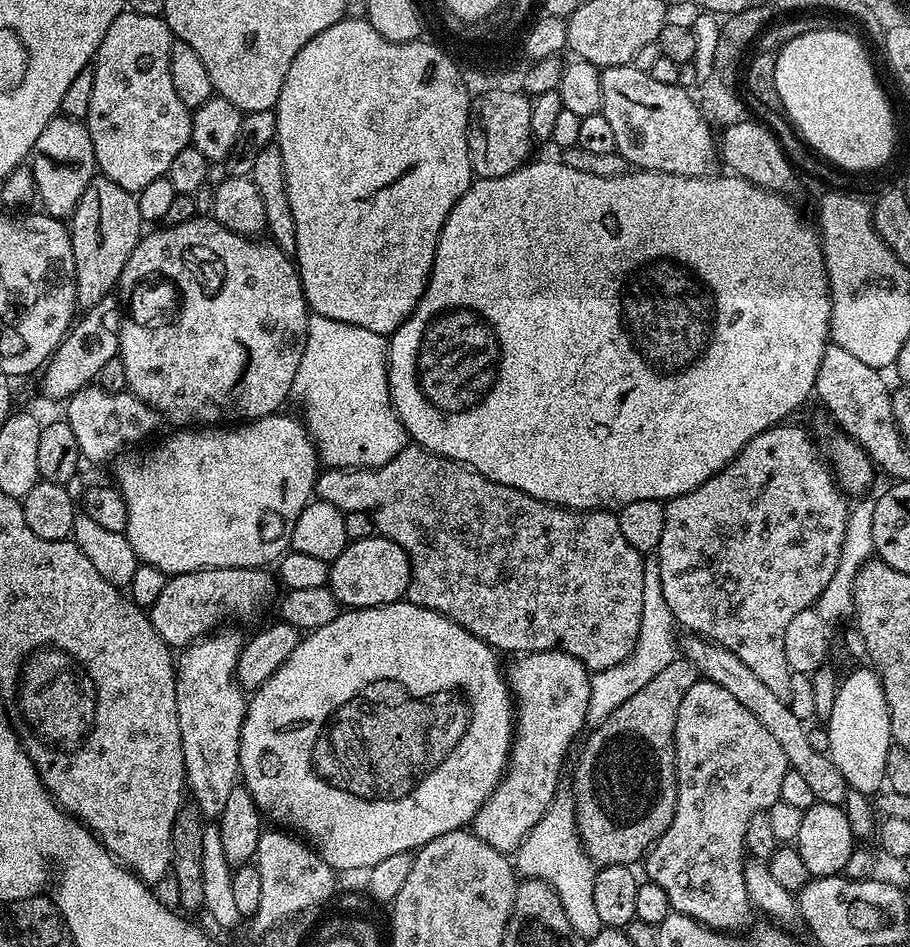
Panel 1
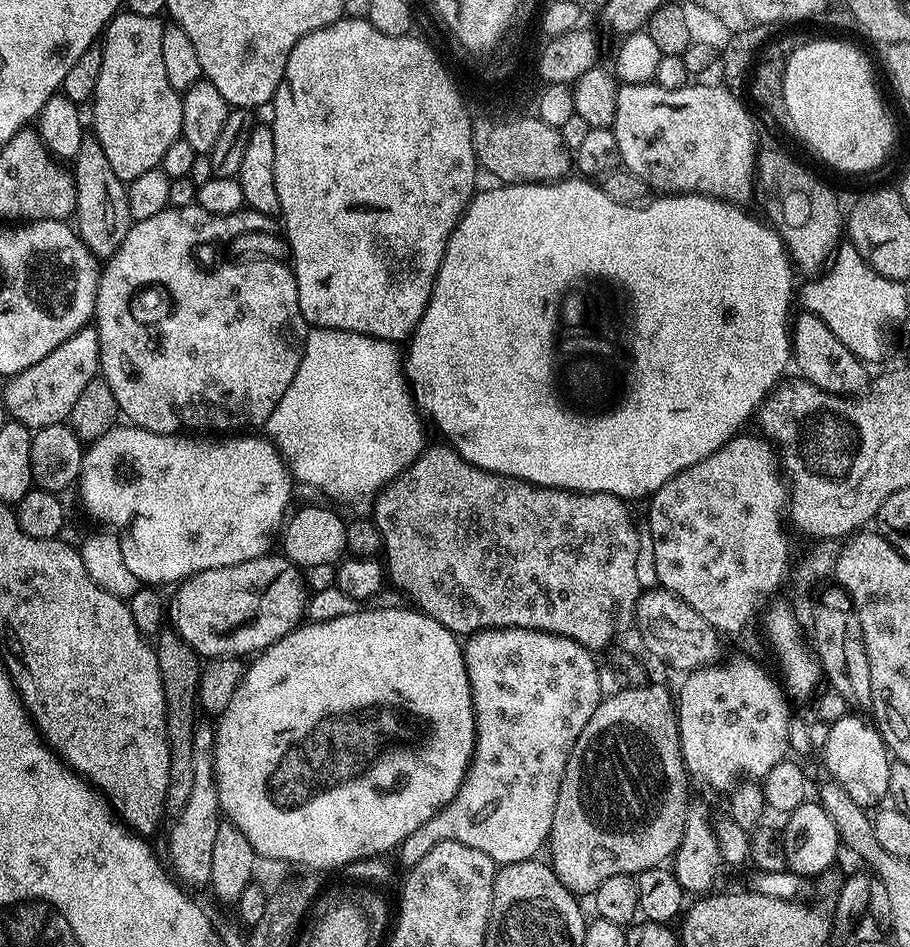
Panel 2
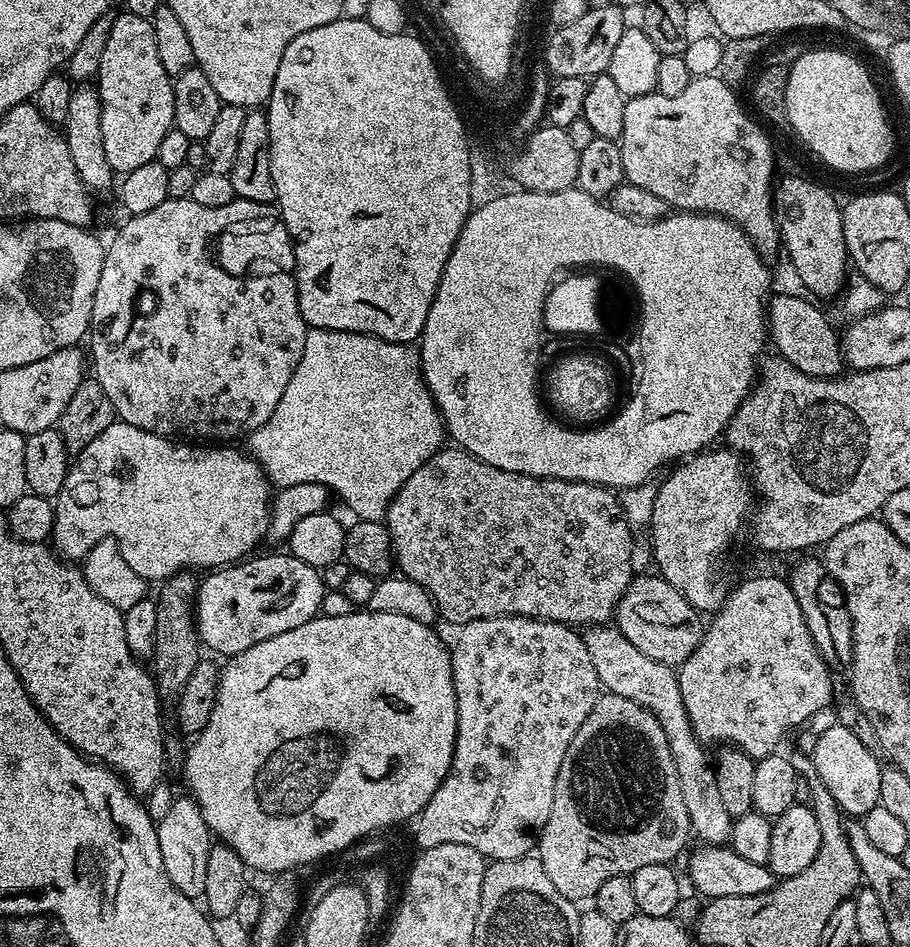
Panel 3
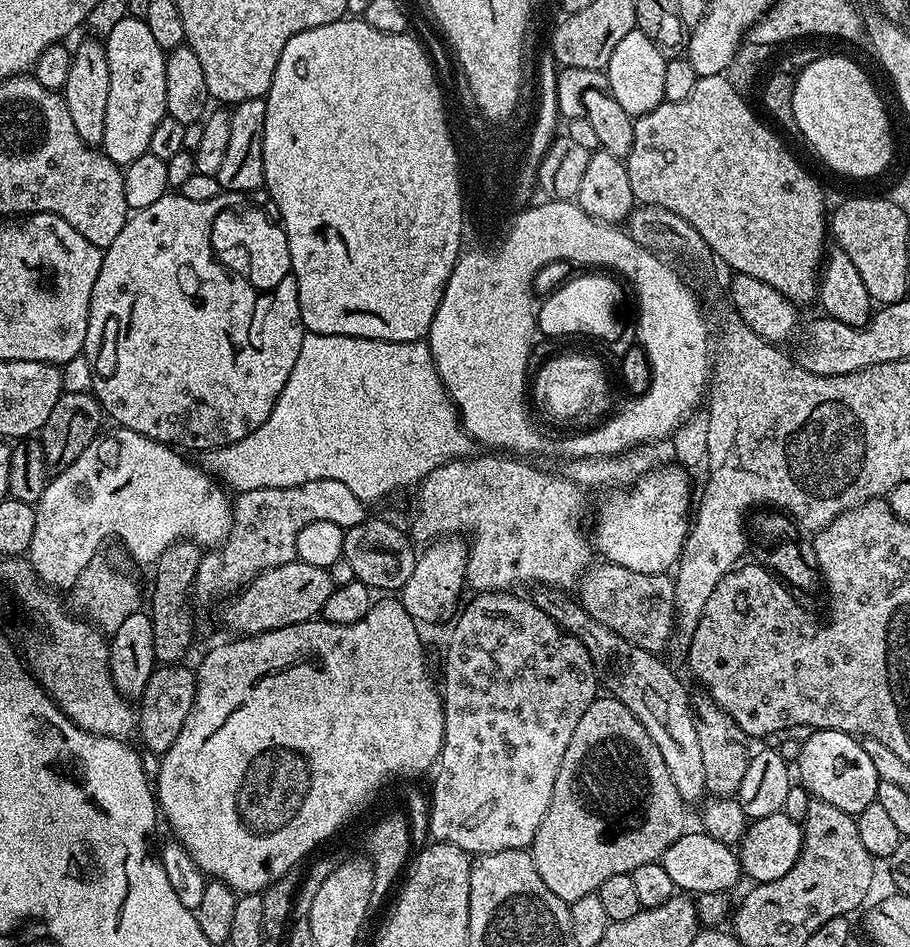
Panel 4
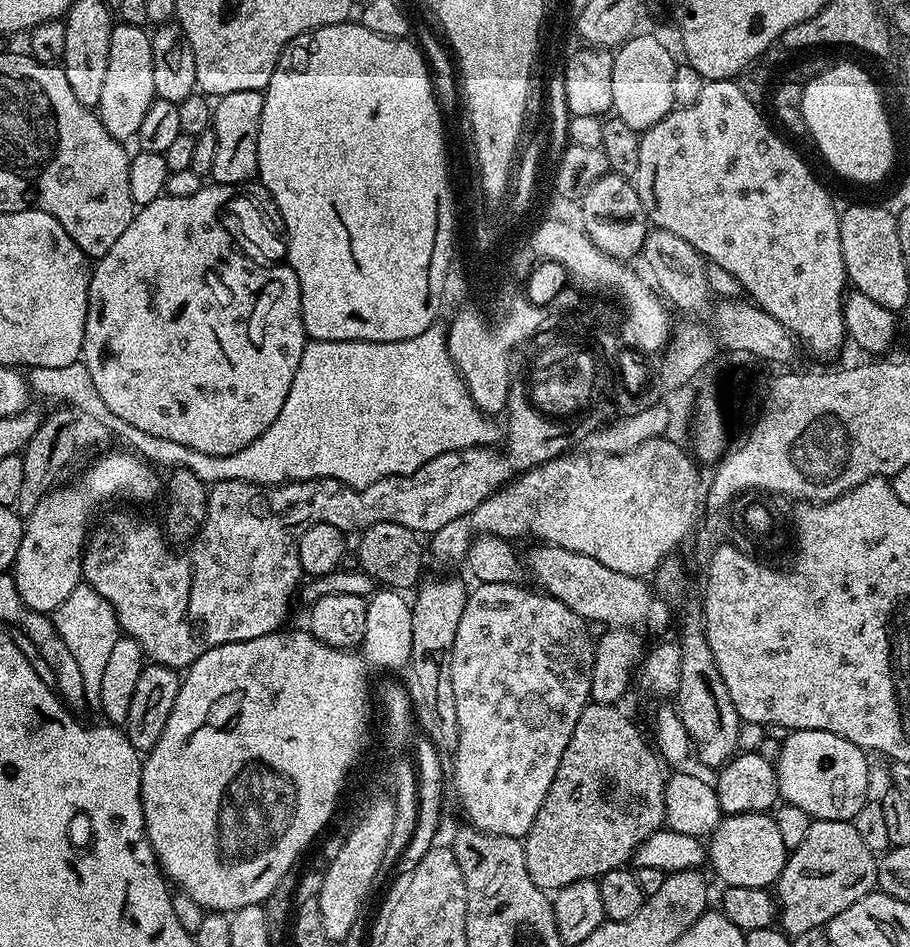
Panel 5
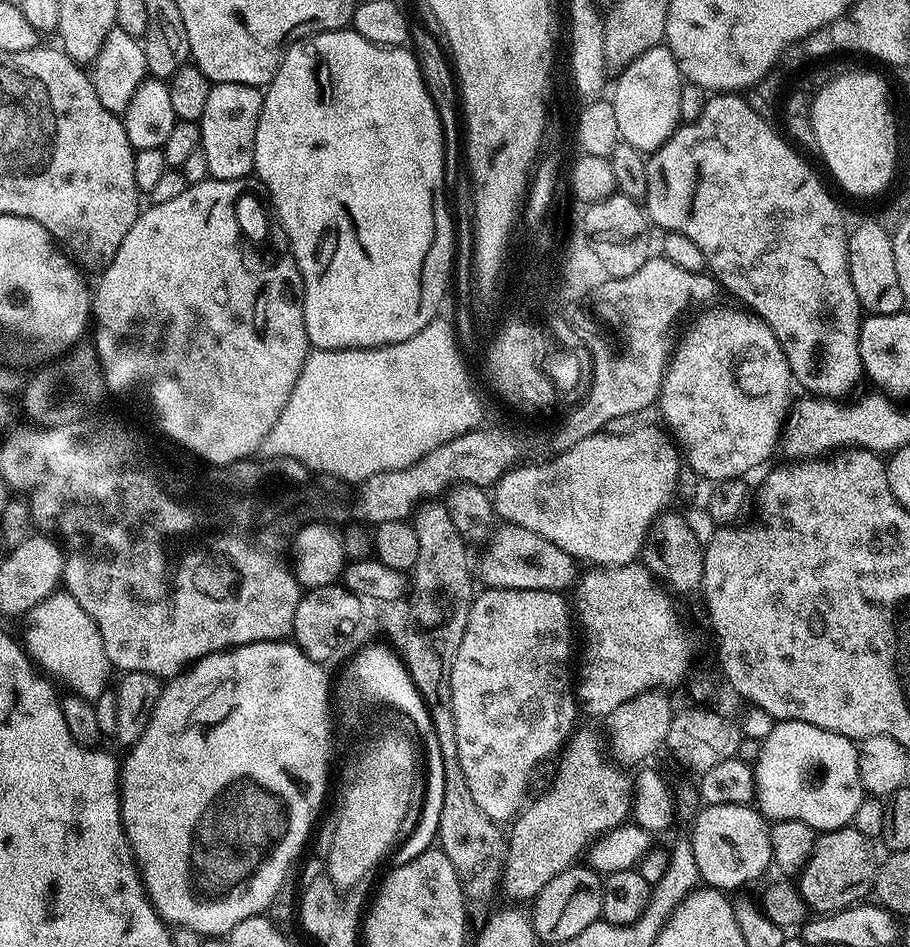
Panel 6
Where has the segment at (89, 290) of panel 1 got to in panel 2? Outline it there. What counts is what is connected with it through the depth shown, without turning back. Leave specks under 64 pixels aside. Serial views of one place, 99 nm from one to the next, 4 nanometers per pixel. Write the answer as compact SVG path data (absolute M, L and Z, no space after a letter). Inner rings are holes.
M85 138L76 157L74 157L74 183L76 186L76 210L74 224L78 235L86 247L97 258L107 258L122 246L128 231L132 229L128 189L125 181L114 174L102 146L94 138Z

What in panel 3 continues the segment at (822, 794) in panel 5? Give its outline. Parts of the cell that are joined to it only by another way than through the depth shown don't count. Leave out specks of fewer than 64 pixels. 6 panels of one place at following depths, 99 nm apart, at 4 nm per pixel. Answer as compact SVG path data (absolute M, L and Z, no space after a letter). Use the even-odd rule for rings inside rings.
M836 723L832 729L827 730L821 736L815 737L814 744L816 745L812 748L812 764L816 767L815 779L822 781L826 790L830 790L830 794L841 813L852 818L862 818L867 812L874 810L874 806L880 802L878 782L880 781L880 769L882 767L881 761L876 761L878 759L877 753L871 752L862 742L858 742L857 735L851 732L849 728L842 727L839 723Z

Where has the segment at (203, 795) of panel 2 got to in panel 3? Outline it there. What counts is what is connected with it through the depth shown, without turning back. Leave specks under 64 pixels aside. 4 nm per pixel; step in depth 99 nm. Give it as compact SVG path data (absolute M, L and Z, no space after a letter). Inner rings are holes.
M183 795L155 821L154 848L156 844L158 858L162 866L166 866L166 878L170 878L170 882L174 882L174 886L182 894L200 898L206 890L206 862L210 858L214 837L209 832L195 800L189 795Z

